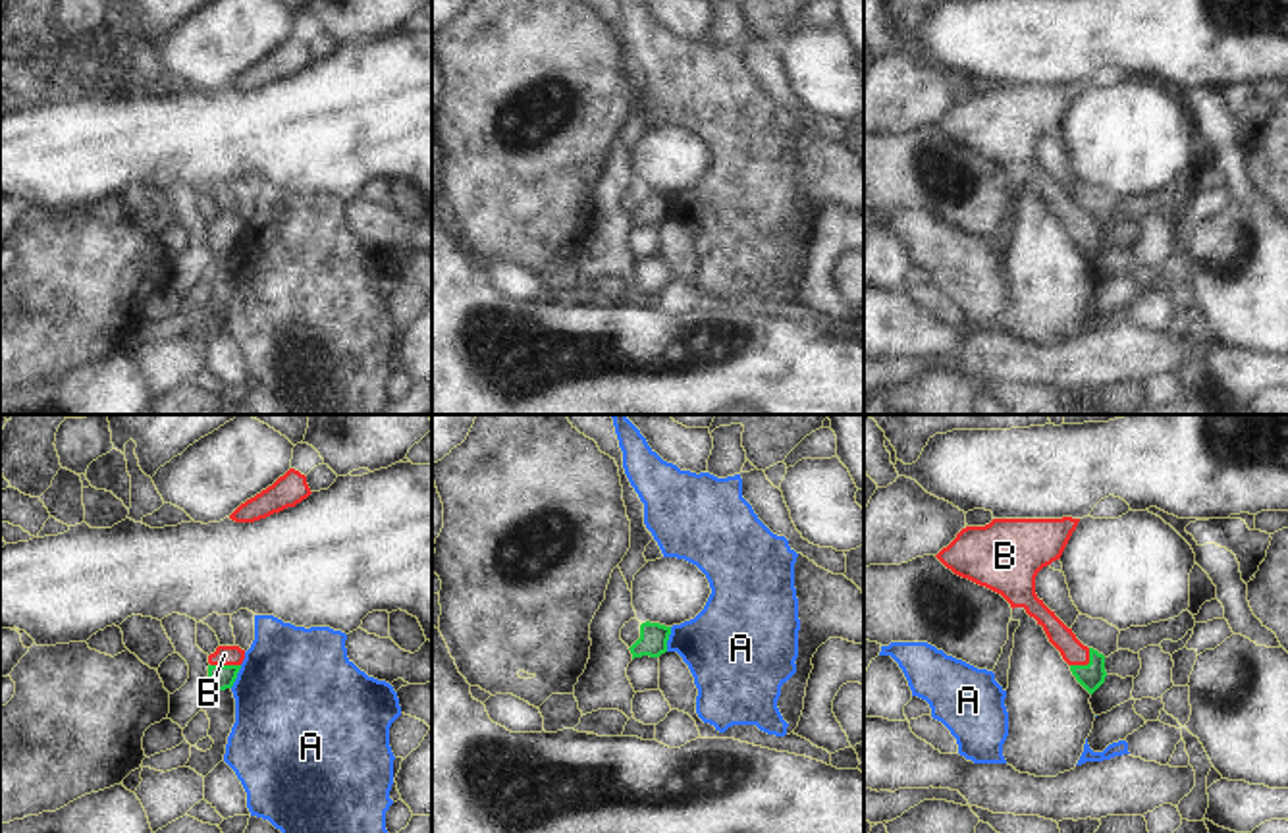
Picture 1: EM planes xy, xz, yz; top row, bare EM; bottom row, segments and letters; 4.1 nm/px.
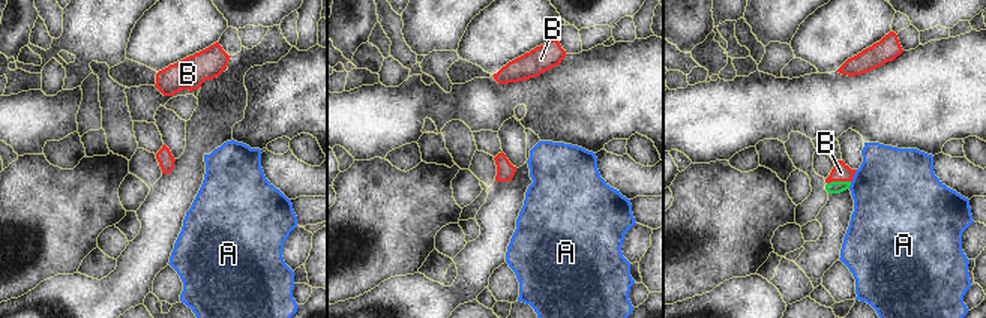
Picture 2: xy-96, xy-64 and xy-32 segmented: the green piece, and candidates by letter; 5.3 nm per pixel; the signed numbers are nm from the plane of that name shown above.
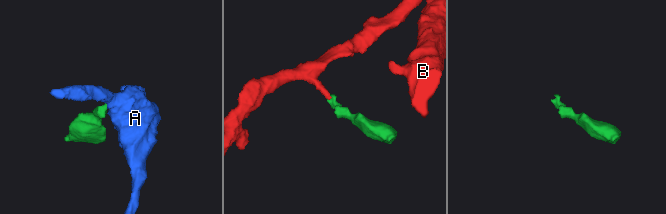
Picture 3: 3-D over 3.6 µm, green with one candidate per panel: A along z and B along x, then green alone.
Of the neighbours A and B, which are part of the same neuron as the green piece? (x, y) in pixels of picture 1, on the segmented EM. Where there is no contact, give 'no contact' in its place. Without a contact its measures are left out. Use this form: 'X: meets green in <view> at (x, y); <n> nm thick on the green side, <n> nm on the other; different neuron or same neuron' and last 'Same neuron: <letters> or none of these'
A: meets green in xz at (668, 639); 120 nm thick on the green side, 360 nm on the other; different neuron
B: meets green in yz at (1088, 664); 110 nm thick on the green side, 100 nm on the other; same neuron
Same neuron: B

